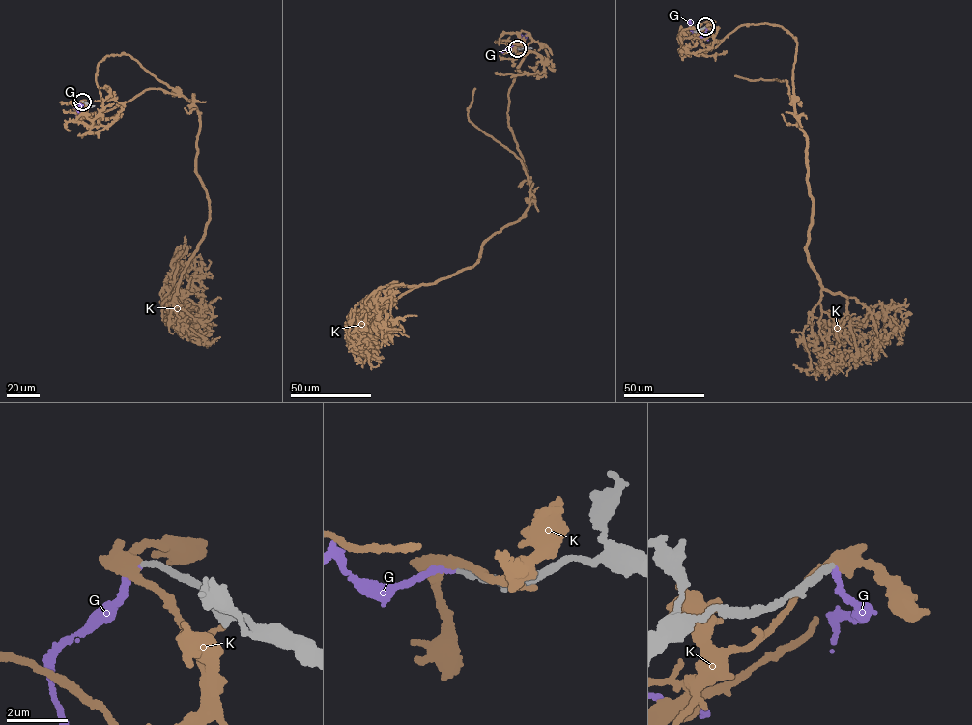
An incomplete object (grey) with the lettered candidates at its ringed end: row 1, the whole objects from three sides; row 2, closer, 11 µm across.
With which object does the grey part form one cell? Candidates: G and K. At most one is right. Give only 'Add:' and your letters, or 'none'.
Add: G

